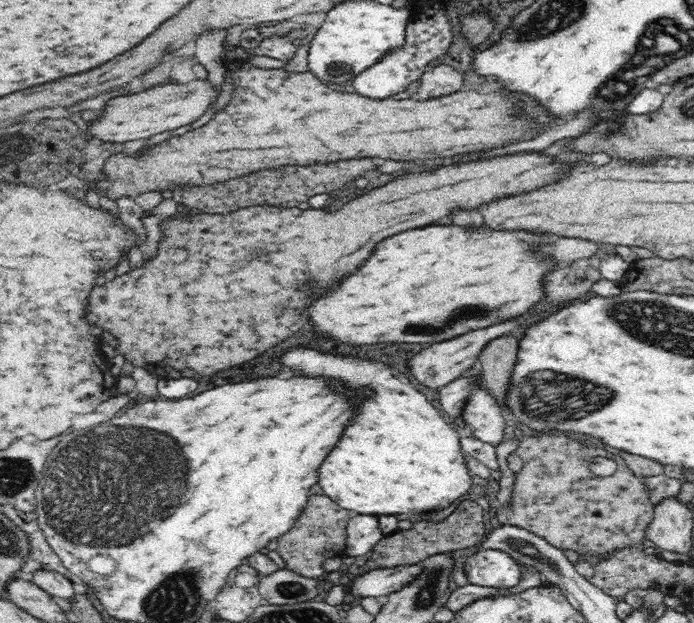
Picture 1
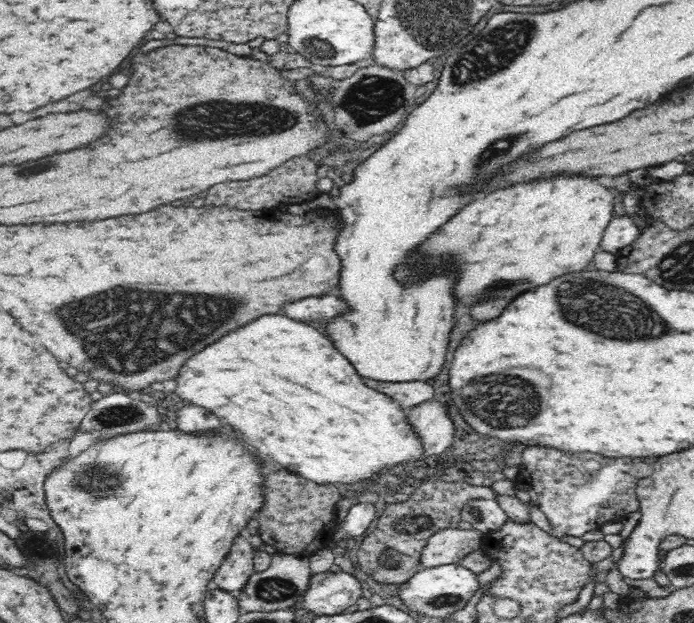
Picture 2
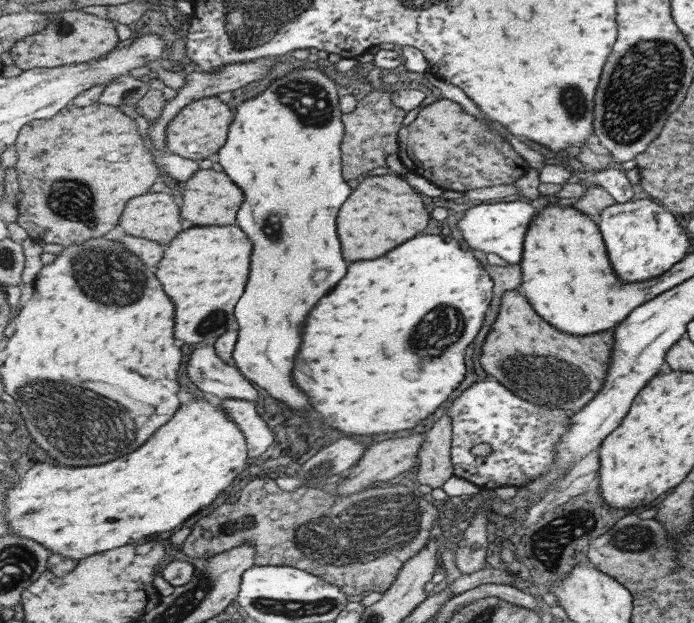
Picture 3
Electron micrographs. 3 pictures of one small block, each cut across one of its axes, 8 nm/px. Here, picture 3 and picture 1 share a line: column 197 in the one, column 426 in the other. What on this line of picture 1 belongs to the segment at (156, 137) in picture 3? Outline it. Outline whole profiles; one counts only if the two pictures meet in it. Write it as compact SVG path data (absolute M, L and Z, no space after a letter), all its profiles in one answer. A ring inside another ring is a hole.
M437 65L420 78L419 89L410 98L423 101L448 96L460 91L464 78L449 65Z

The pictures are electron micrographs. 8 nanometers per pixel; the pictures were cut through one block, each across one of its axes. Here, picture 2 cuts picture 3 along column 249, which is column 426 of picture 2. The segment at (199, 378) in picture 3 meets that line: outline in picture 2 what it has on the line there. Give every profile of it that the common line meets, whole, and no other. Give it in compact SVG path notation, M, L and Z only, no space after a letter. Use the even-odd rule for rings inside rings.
M364 378L364 384L380 392L389 394L394 402L409 410L422 402L432 400L434 386L426 380L406 380L406 382L384 382L373 378Z

